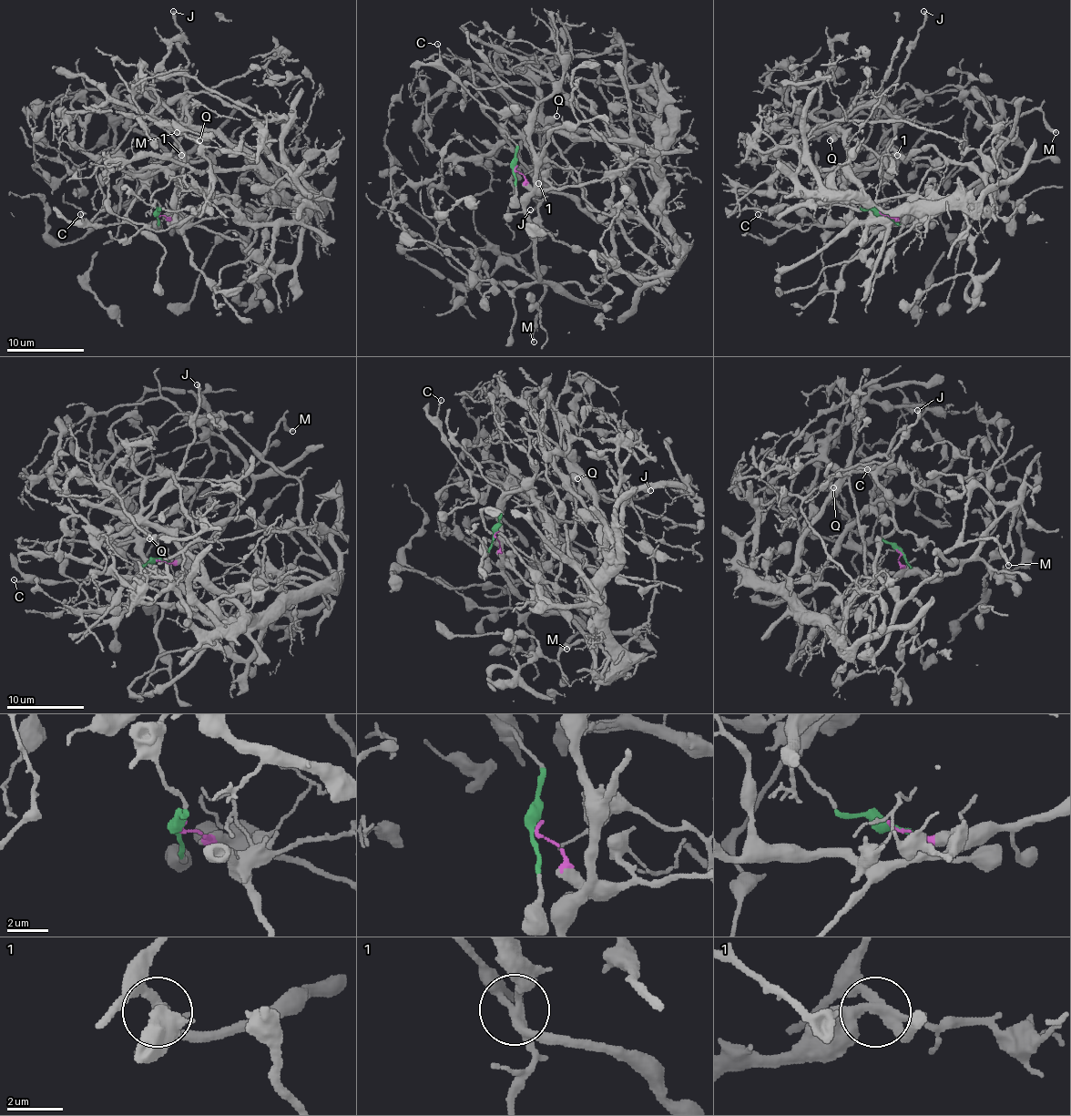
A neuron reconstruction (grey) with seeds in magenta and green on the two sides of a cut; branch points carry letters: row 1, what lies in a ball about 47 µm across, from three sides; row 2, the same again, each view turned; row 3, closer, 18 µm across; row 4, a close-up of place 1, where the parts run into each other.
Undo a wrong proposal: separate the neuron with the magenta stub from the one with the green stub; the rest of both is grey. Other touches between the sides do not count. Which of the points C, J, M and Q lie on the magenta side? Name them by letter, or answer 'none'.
none

